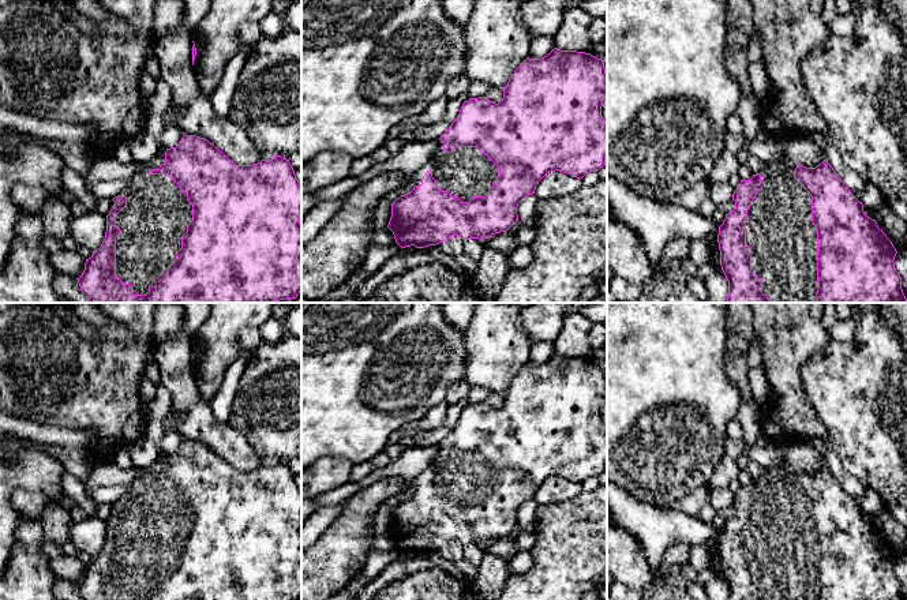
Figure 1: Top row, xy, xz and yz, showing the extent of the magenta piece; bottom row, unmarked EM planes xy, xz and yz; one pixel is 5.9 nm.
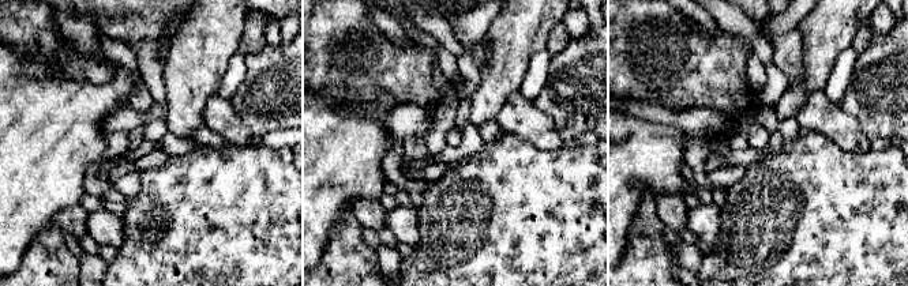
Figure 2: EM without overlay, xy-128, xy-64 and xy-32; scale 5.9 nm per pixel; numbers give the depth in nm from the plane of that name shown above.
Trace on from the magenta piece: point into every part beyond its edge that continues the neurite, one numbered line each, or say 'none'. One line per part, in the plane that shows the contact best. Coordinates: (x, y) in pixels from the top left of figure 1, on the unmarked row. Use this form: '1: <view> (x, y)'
1: xz (467, 477)

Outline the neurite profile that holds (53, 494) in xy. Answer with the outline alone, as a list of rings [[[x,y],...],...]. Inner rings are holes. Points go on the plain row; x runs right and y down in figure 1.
[[[0,432],[0,453],[8,455],[8,460],[0,462],[0,577],[7,570],[10,556],[12,554],[12,544],[19,525],[20,514],[12,506],[11,496],[16,488],[30,492],[42,492],[48,503],[60,503],[65,494],[60,479],[67,472],[64,465],[48,454],[44,449],[48,445]]]

